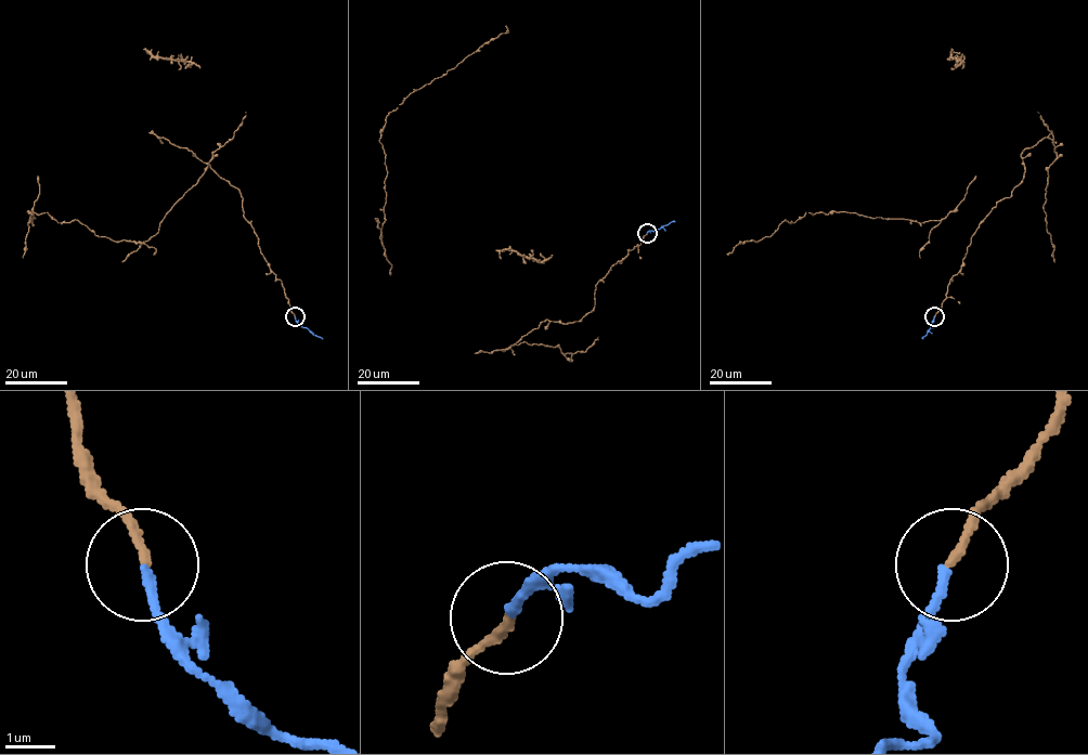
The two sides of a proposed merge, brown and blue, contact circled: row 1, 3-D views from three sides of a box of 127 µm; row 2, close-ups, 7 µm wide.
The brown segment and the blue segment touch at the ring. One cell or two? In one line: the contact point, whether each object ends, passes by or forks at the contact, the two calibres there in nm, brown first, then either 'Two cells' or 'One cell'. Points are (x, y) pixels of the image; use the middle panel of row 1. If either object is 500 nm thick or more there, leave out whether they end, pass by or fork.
Place: (647, 233). At the ring brown ends. At the ring blue ends. Thickness 180 nm (brown) against 170 nm. Two cells

